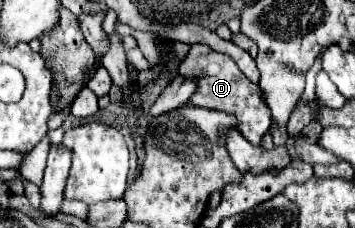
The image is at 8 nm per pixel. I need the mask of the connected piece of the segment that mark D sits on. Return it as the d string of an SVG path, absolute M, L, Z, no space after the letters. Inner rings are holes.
M193 45L189 55L181 61L181 65L177 69L177 75L197 81L197 89L195 89L195 93L189 99L191 105L233 113L239 119L241 133L251 143L259 145L259 139L267 133L267 129L271 125L269 107L265 105L265 101L263 101L263 97L259 93L259 87L255 83L251 83L241 73L241 69L235 65L235 61L229 55L217 53L211 47L207 47L207 45Z

